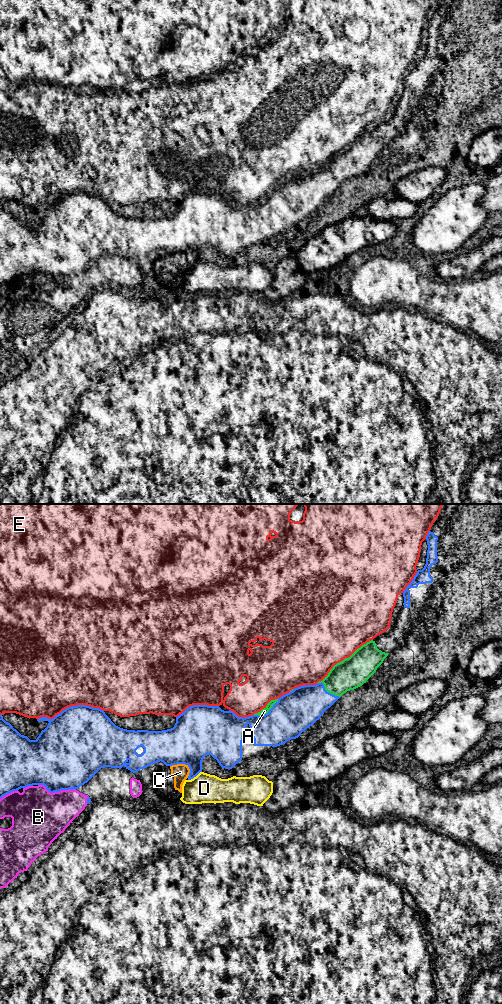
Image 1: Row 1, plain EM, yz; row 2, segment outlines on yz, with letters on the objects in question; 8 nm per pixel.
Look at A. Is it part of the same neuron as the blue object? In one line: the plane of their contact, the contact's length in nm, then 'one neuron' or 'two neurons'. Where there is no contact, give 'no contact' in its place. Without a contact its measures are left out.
yz | 240 nm | one neuron

